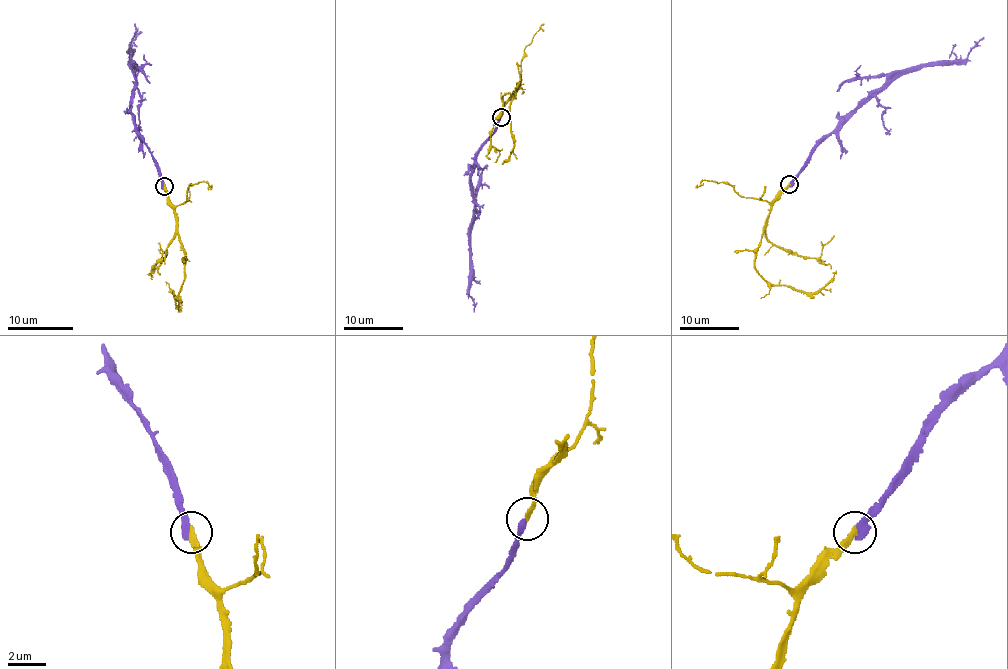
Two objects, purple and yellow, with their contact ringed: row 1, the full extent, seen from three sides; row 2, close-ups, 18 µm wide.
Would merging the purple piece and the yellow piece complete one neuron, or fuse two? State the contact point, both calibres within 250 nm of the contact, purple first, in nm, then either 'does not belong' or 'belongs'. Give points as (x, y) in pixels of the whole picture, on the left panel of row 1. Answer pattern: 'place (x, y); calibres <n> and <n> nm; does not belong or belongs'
place (164, 186); calibres 440 and 280 nm; belongs

